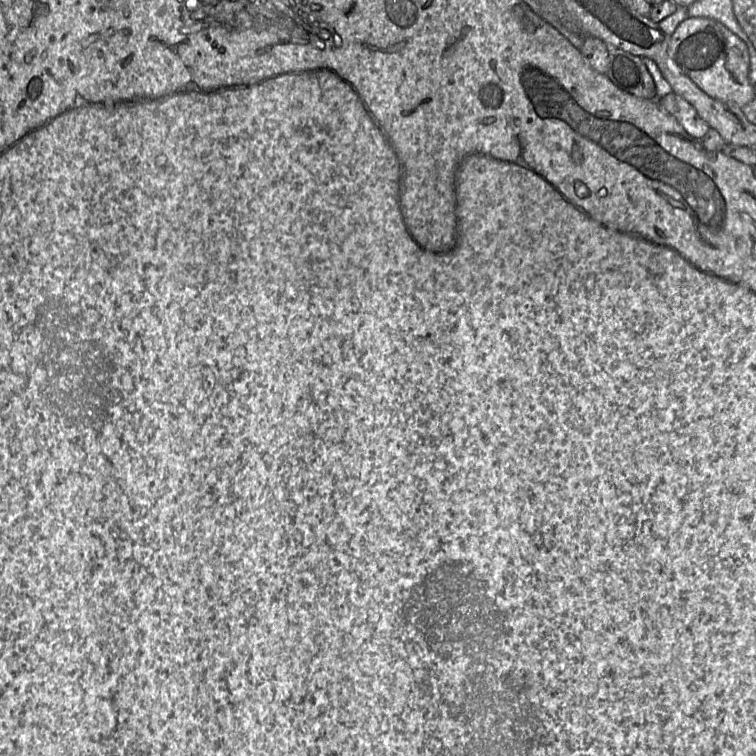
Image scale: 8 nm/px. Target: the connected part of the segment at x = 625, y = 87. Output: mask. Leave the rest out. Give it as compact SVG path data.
M610 48L605 73L620 90L638 98L656 99L656 88L651 74L641 57L618 48Z

